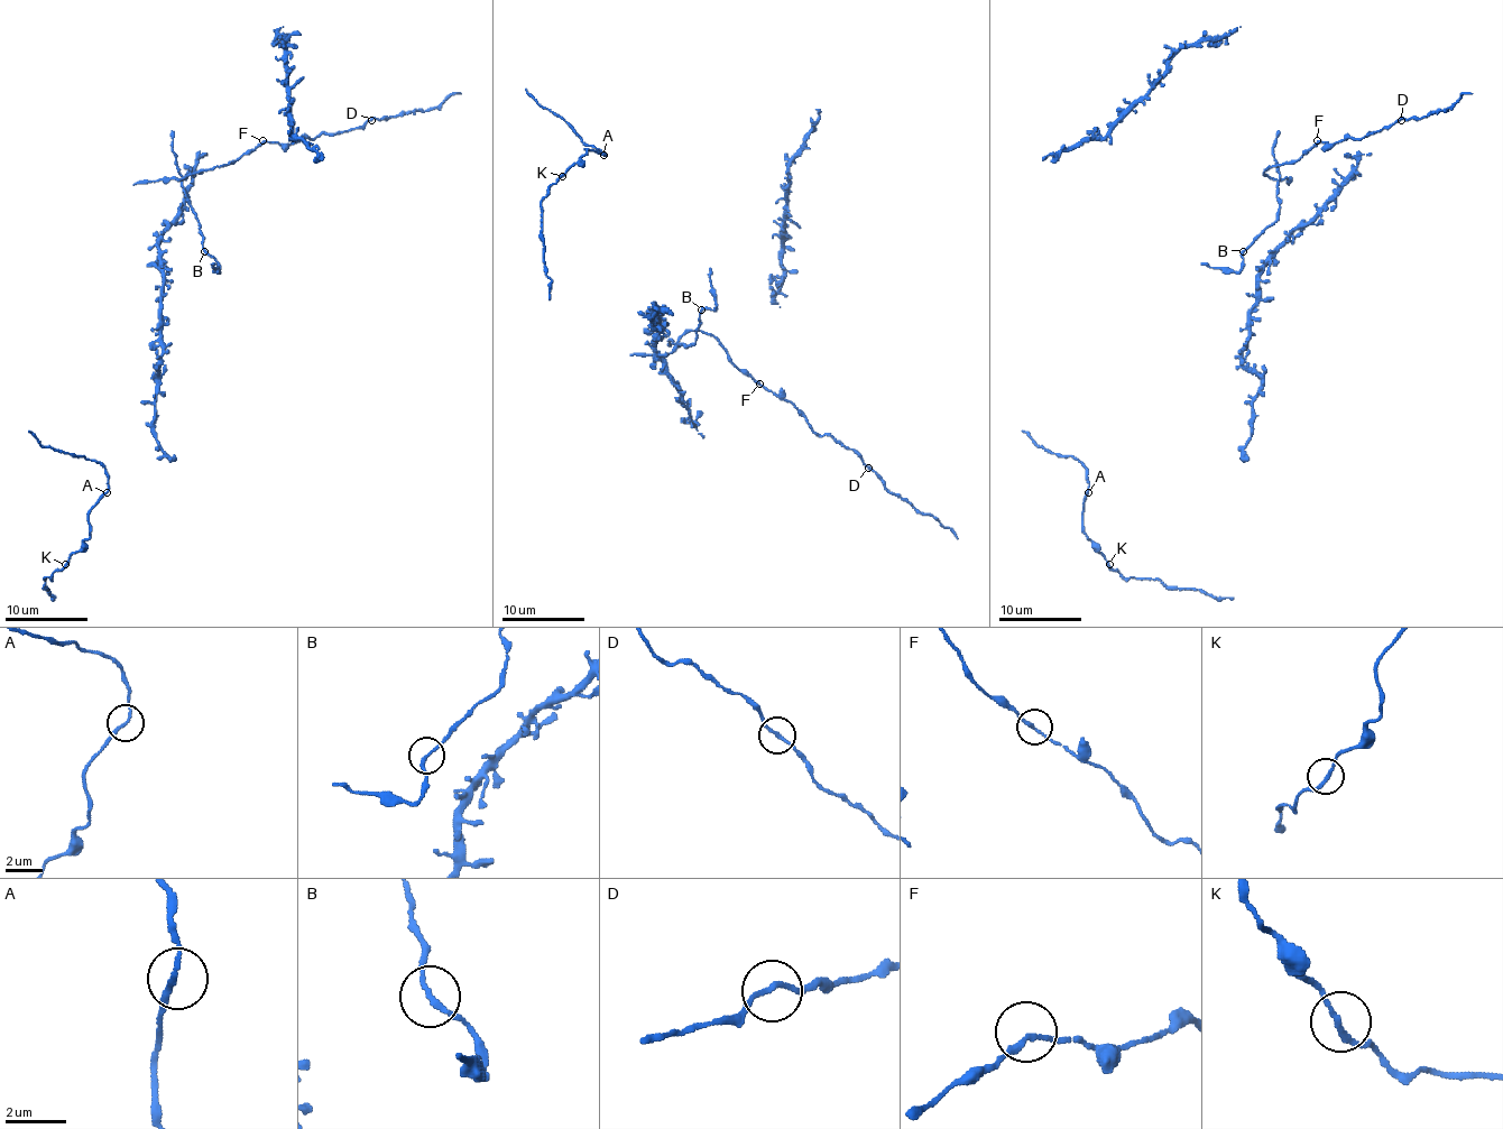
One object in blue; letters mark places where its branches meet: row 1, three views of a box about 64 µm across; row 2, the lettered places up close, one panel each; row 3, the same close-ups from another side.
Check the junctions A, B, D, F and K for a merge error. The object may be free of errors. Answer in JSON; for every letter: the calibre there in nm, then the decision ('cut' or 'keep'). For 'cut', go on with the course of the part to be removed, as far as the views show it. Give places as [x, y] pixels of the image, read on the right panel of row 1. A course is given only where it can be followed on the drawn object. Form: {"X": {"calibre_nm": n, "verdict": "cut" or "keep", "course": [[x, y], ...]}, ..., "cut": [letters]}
{"A": {"calibre_nm": 160, "verdict": "keep"}, "B": {"calibre_nm": 160, "verdict": "keep"}, "D": {"calibre_nm": 150, "verdict": "keep"}, "F": {"calibre_nm": 170, "verdict": "keep"}, "K": {"calibre_nm": 170, "verdict": "keep"}, "cut": []}

